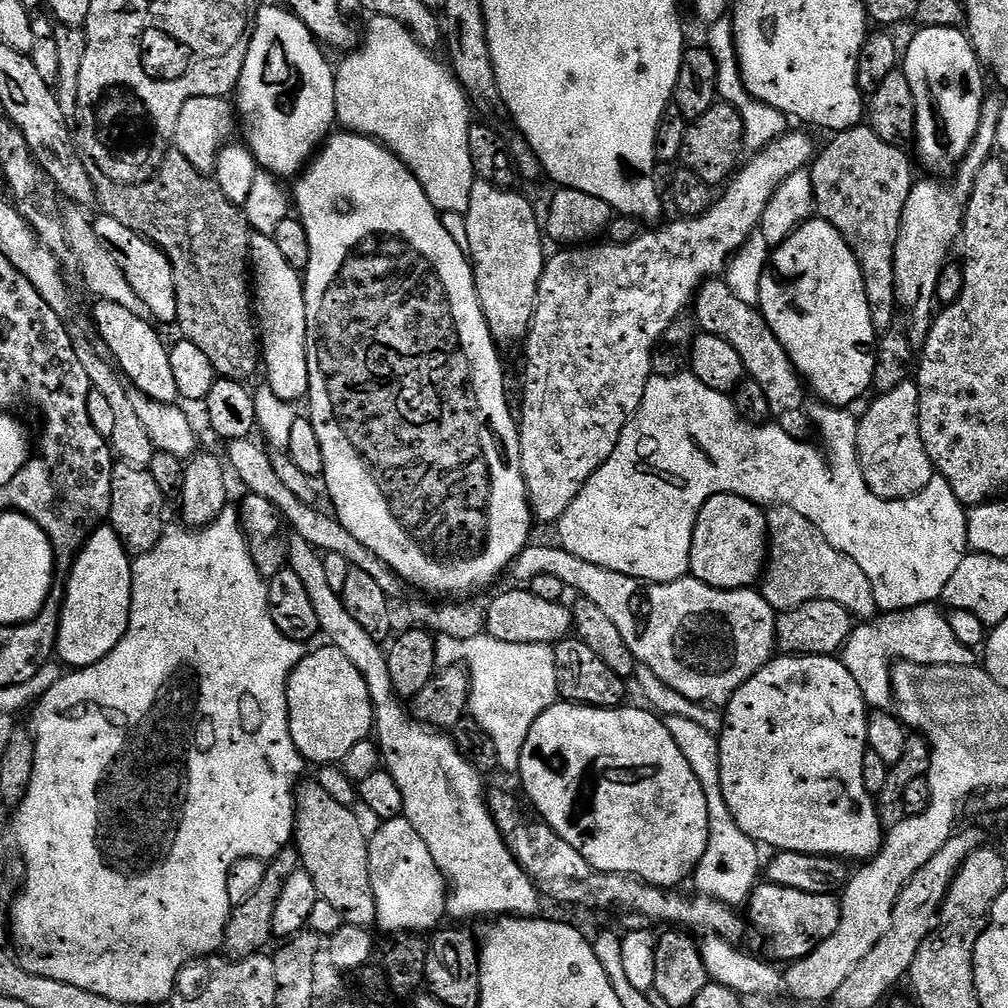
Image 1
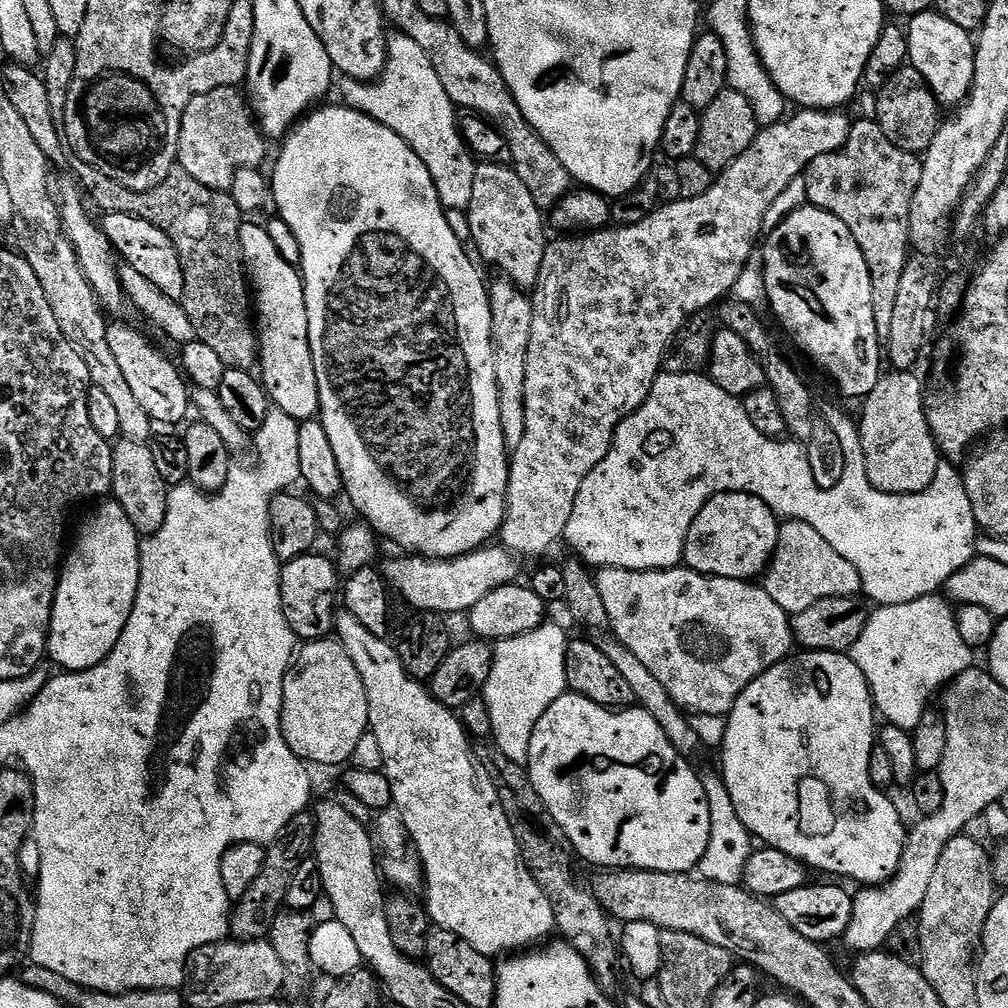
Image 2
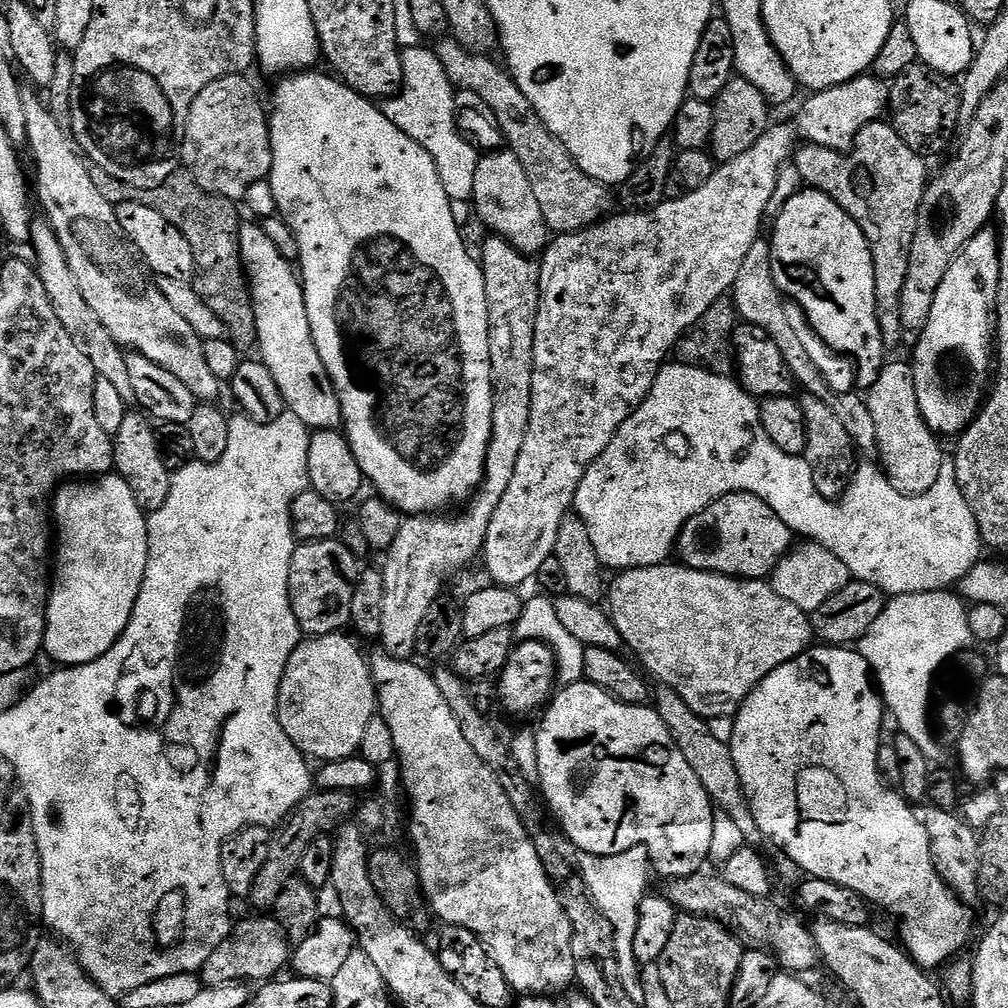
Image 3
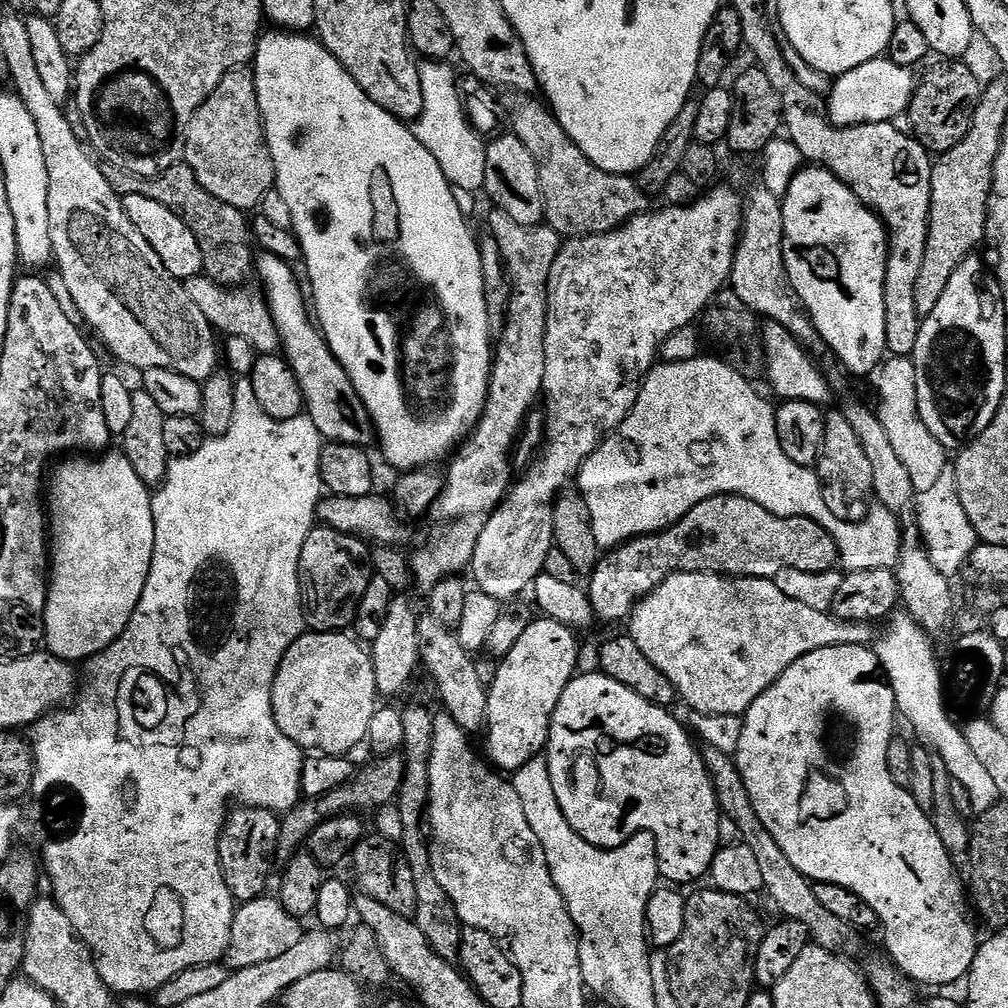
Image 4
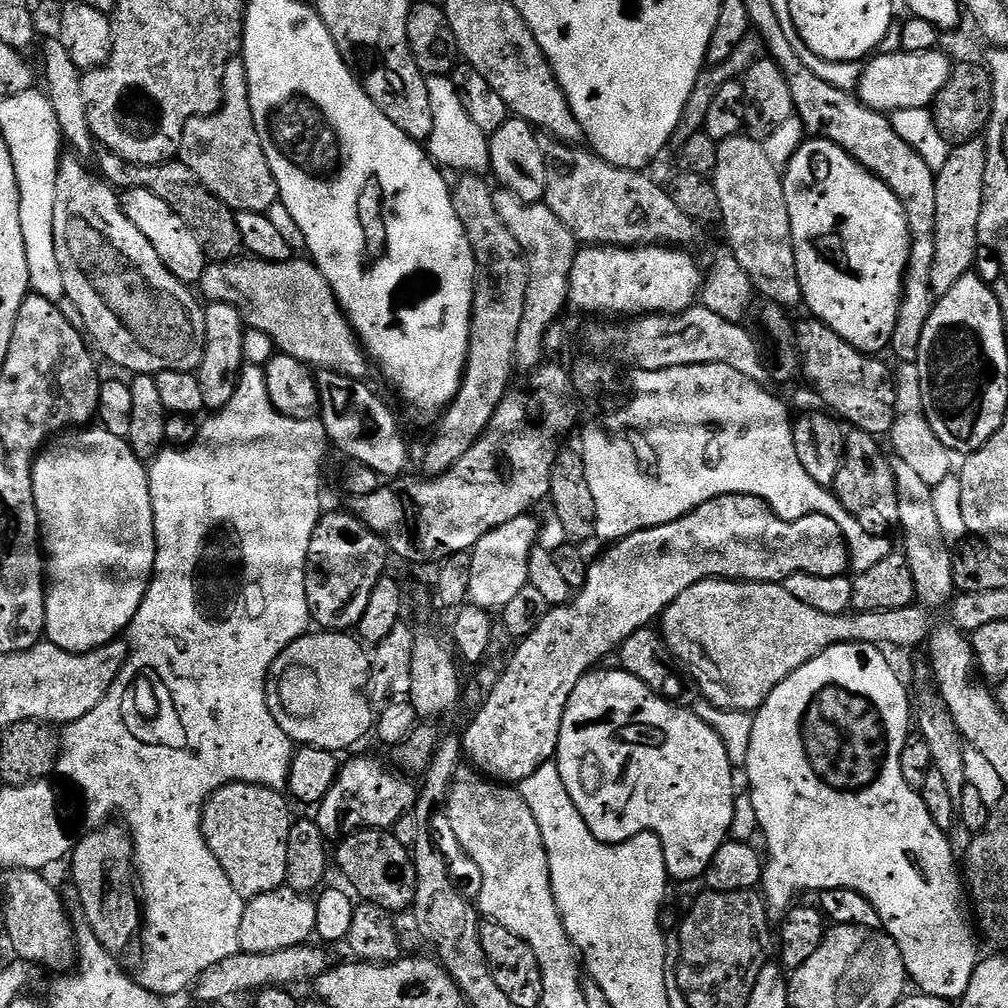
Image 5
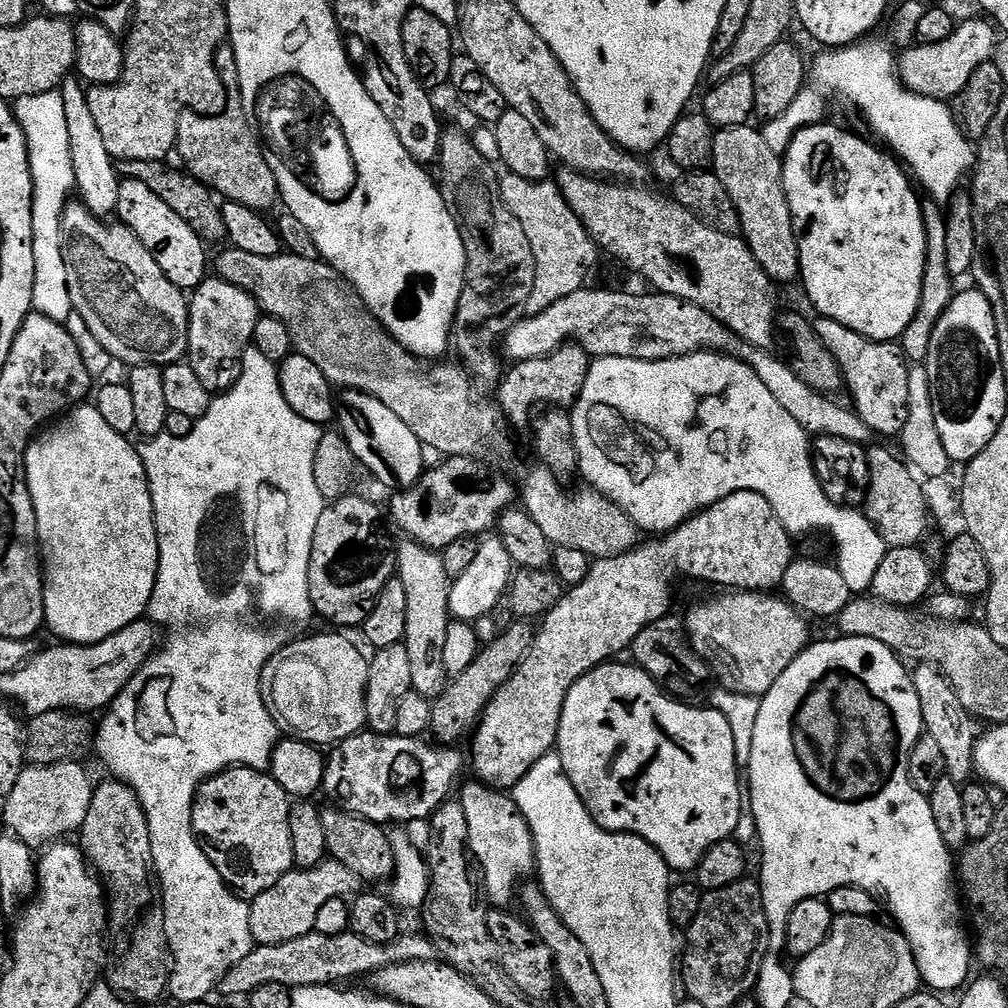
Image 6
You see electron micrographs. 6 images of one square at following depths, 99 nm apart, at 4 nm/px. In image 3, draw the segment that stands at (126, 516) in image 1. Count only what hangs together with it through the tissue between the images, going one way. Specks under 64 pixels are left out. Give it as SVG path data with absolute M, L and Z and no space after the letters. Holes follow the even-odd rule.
M129 411L126 422L122 422L112 445L112 463L115 475L121 476L134 492L138 506L145 514L157 512L170 498L173 473L166 466L160 453L160 437L153 421L143 411Z

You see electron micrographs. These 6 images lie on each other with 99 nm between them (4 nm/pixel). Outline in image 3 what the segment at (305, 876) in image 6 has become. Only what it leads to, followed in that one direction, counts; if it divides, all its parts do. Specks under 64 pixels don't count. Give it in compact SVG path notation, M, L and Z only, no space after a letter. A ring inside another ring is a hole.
M256 914L253 920L244 920L233 927L229 936L225 936L214 954L208 955L204 960L202 980L207 987L218 988L223 984L242 984L245 982L268 982L279 977L283 968L287 969L290 964L290 941L282 930L282 926L271 915Z

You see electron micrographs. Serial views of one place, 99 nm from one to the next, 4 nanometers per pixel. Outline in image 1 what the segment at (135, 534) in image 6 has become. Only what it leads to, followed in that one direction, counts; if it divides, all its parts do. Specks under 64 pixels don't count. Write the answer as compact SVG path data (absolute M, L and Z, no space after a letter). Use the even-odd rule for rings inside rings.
M101 526L89 536L83 548L80 549L79 556L72 563L72 571L67 573L68 589L62 592L62 607L60 609L60 629L56 635L55 655L69 669L89 668L96 664L106 654L122 642L122 638L128 629L130 622L130 606L132 605L132 562L133 557L127 548L124 547L122 538L111 526Z

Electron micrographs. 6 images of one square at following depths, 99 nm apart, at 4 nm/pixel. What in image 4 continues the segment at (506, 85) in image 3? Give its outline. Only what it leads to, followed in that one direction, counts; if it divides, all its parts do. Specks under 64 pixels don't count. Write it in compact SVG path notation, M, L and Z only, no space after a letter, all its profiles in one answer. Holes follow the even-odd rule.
M512 94L507 98L509 100L506 120L507 123L508 120L512 123L511 135L518 137L522 146L530 150L534 166L538 166L538 182L542 186L547 227L553 228L562 238L597 236L603 232L610 232L613 228L619 228L639 213L649 211L650 197L641 190L639 183L632 176L619 176L606 170L598 170L598 166L594 166L594 162L590 162L590 158L586 158L586 154L582 154L582 150L574 146L574 142L566 134L566 130L562 130L562 126L556 121L556 117L552 115L543 99L532 94Z

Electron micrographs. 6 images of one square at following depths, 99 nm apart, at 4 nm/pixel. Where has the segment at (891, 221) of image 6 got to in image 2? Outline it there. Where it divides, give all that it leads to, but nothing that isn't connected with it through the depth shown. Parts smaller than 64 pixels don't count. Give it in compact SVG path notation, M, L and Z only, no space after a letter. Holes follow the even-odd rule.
M803 206L794 210L776 229L767 233L762 244L762 252L763 248L764 292L768 295L769 302L772 303L773 314L780 319L785 330L796 339L797 346L836 383L836 388L842 395L857 396L857 398L868 396L870 390L874 390L874 386L878 386L882 375L882 367L880 368L880 360L882 364L882 341L878 338L878 330L874 326L874 298L870 286L870 270L866 266L866 258L862 254L858 242L854 242L854 234L850 234L850 226L846 226L846 222L834 218L834 214L830 214L826 210Z

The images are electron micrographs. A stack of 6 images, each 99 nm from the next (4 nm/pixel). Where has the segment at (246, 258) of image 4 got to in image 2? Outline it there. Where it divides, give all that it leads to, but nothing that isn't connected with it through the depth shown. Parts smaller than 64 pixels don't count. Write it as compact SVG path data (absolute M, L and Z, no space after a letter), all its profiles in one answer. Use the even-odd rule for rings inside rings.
M77 163L75 167L77 176L75 179L79 187L85 193L90 194L91 203L93 205L96 203L101 213L130 214L134 218L142 218L158 226L158 230L162 230L170 238L170 242L174 242L180 255L184 275L182 303L186 314L190 314L190 322L194 322L196 339L206 342L206 346L211 346L217 352L218 358L222 358L225 369L255 369L258 364L258 333L254 323L254 308L250 303L250 285L244 271L244 255L240 245L242 213L238 210L231 194L210 190L210 186L202 186L202 182L183 174L168 176L166 182L162 182L162 186L154 190L135 192L126 190L126 186L116 184L113 180L101 176L99 168L81 163Z

